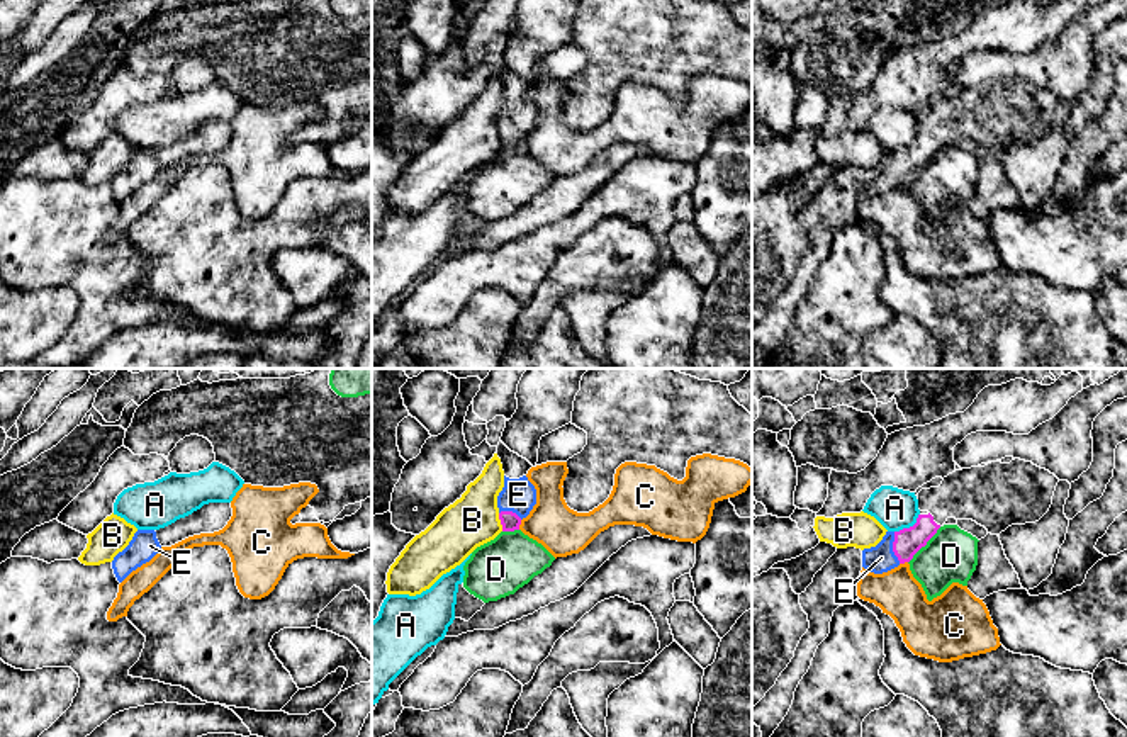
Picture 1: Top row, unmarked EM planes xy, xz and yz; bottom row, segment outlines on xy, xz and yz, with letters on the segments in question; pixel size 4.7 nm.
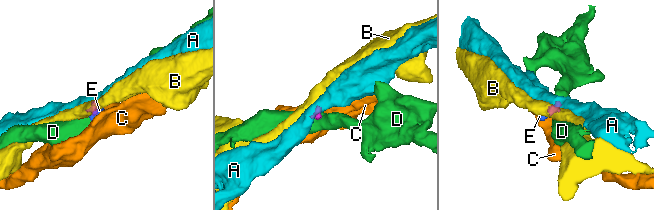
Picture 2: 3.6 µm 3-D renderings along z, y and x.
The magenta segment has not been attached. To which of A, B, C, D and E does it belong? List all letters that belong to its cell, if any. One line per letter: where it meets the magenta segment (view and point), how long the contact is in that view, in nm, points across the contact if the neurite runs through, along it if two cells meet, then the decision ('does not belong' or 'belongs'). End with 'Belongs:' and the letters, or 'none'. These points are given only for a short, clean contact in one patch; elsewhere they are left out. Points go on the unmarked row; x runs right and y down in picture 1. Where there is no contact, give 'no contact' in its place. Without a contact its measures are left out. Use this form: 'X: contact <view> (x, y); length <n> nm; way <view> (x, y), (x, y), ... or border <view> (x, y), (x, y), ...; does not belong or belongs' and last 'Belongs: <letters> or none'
A: contact yz (910, 146); length 150 nm; border yz (919, 133), (912, 145), (895, 151); does not belong
B: contact xz (501, 141); length 90 nm; border xz (498, 133), (503, 150); does not belong
C: contact xz (520, 143); length 50 nm; border xz (521, 140), (518, 148); does not belong
D: contact yz (924, 165); length 240 nm; border yz (941, 146), (908, 182); does not belong
E: contact yz (893, 167); length 160 nm; way yz (907, 162), (893, 167), (878, 179); belongs
Belongs: E

